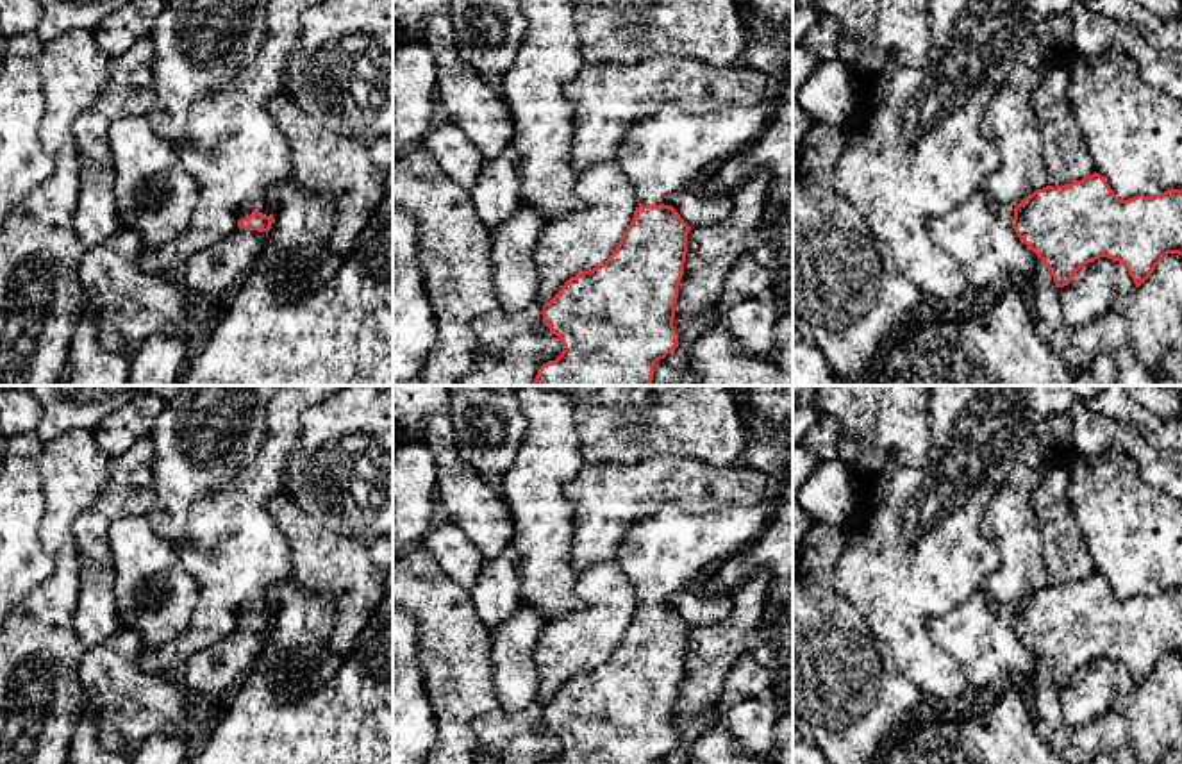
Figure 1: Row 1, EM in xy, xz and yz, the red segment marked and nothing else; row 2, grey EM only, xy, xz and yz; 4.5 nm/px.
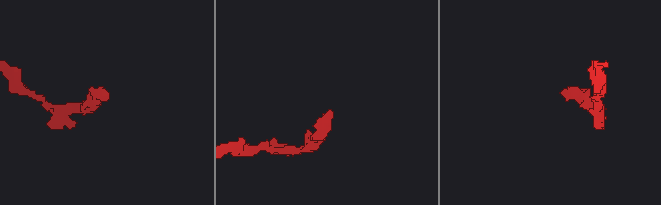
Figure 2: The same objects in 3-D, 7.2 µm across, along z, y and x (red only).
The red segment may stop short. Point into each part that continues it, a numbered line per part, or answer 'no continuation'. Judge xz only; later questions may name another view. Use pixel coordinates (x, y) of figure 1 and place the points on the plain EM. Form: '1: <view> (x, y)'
1: xz (665, 554)

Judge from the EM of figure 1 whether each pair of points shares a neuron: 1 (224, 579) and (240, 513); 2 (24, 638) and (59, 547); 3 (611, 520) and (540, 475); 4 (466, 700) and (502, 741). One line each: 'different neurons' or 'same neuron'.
1: same neuron
2: same neuron
3: different neurons
4: different neurons

